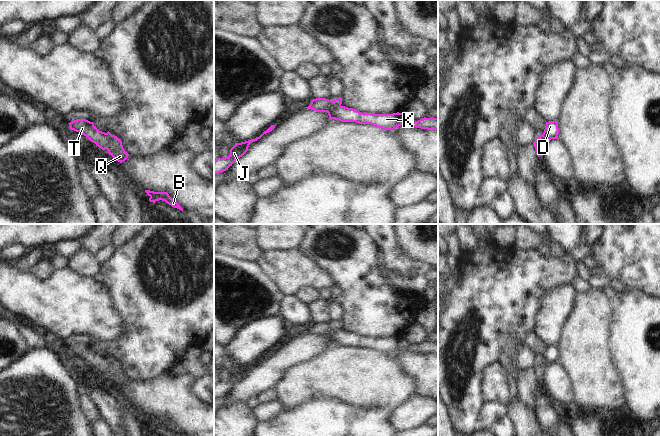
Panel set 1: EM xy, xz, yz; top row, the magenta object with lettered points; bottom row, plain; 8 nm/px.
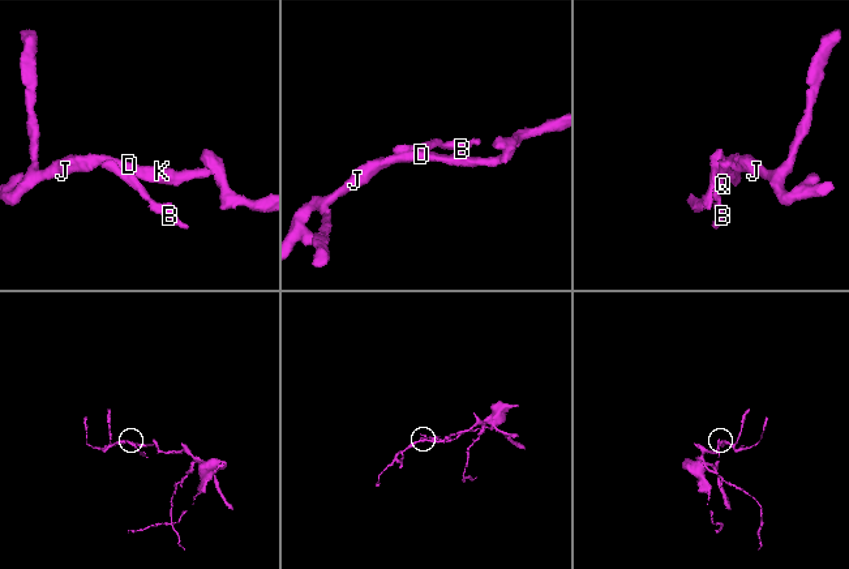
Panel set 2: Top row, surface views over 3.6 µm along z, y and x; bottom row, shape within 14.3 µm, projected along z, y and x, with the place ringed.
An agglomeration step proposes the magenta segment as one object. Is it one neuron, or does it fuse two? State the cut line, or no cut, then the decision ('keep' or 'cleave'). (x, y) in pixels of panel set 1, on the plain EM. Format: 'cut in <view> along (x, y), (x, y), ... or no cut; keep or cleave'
cut in xz along (340, 328), (334, 329), (327, 336); cleave

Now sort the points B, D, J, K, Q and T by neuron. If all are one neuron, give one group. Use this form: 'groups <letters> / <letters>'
groups B Q T / D J K

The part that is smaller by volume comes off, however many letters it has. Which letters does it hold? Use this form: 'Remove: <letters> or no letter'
Remove: B, Q, T

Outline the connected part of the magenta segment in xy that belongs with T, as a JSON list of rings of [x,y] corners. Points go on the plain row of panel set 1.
[[[76,343],[68,347],[71,354],[86,360],[91,366],[95,367],[102,374],[107,374],[116,385],[124,386],[129,378],[124,374],[122,365],[115,359],[99,355],[93,346],[86,343]]]

